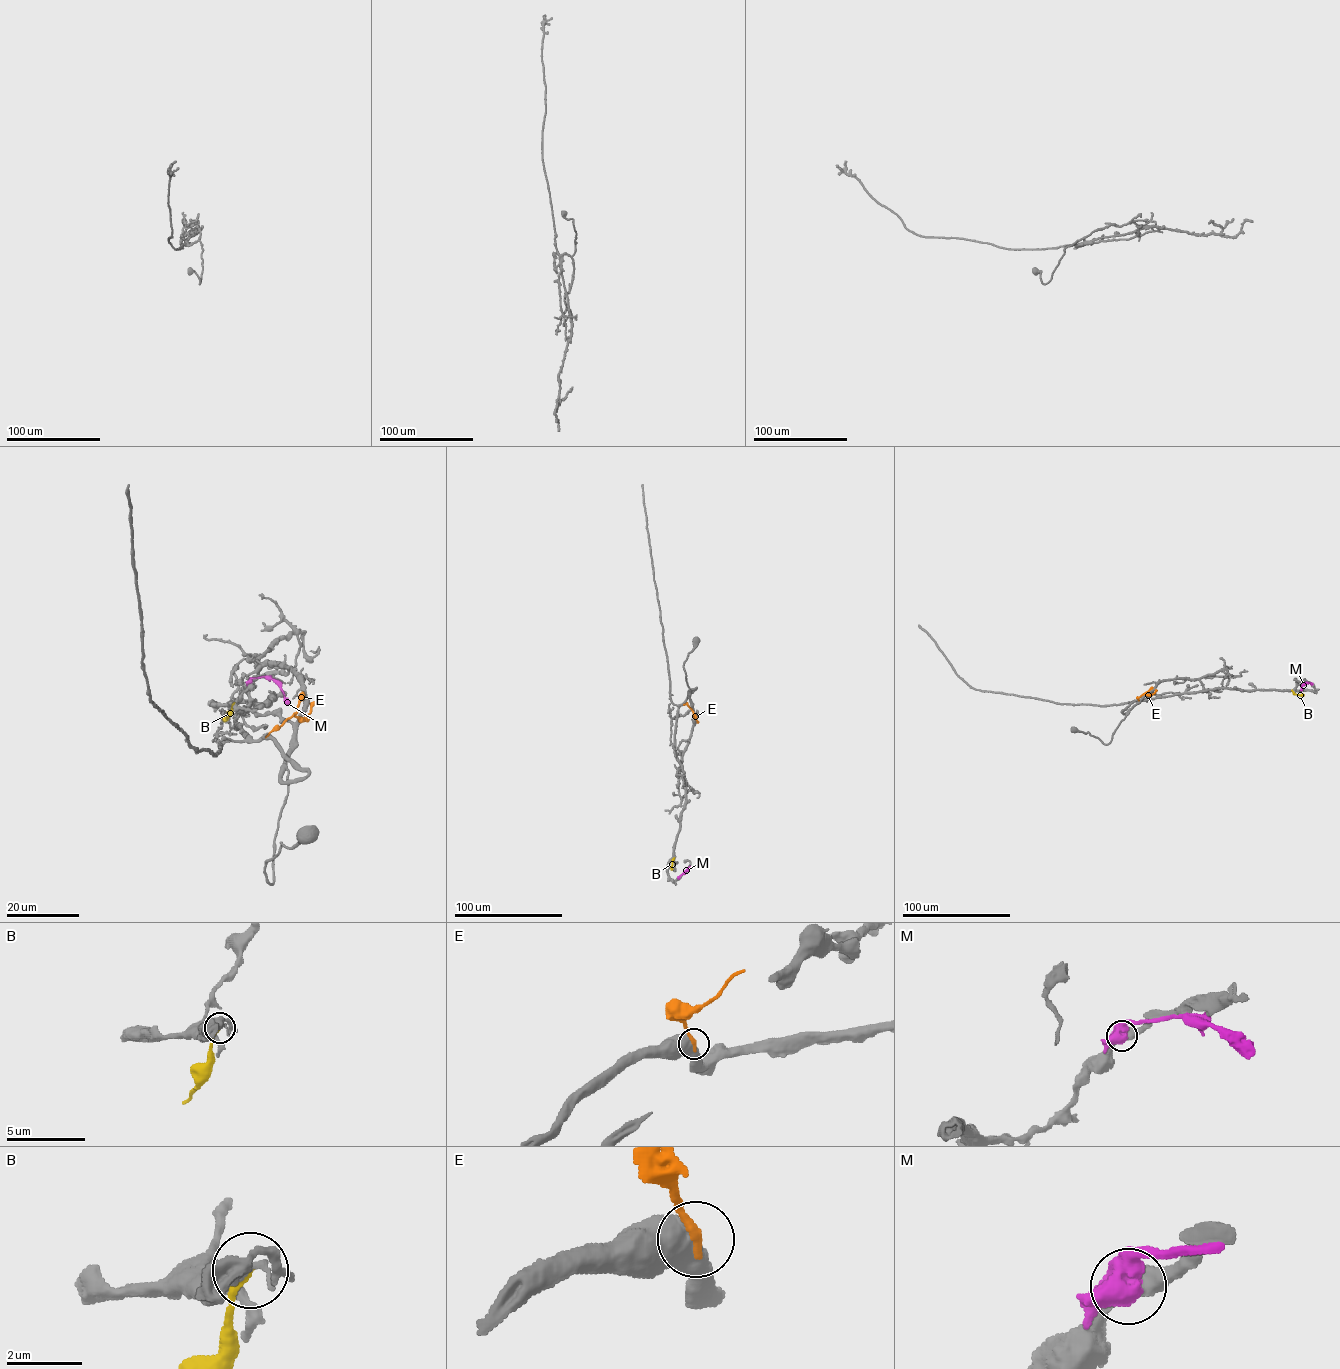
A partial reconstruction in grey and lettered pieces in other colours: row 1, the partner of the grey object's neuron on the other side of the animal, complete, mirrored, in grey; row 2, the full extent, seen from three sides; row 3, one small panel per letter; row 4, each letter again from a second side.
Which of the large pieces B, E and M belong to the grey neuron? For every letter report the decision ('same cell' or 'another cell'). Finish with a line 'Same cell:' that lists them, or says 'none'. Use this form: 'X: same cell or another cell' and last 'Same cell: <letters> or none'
B: another cell
E: another cell
M: another cell
Same cell: none

